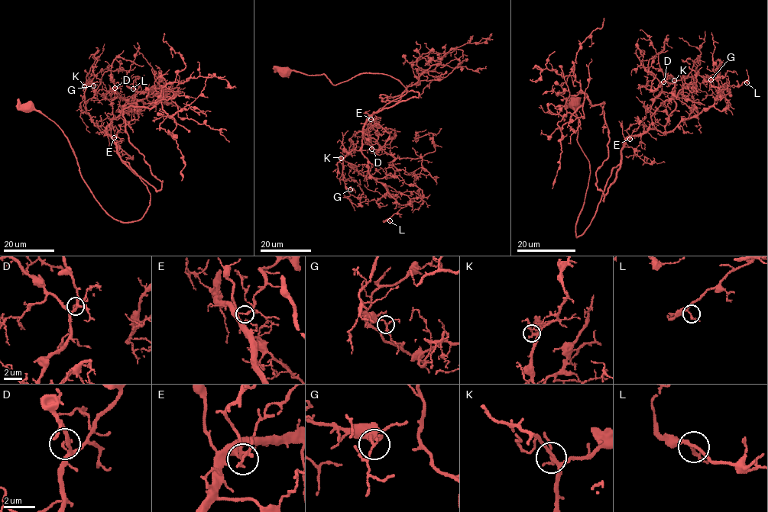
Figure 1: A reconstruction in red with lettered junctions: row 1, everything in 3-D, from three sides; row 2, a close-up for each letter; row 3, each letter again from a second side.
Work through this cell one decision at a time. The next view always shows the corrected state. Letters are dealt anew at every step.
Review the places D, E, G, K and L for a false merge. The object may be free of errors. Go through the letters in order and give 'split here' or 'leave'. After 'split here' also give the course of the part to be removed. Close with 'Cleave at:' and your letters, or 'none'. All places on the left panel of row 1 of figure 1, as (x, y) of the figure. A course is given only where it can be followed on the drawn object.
D: leave
E: leave
G: leave
K: leave
L: leave
Cleave at: none

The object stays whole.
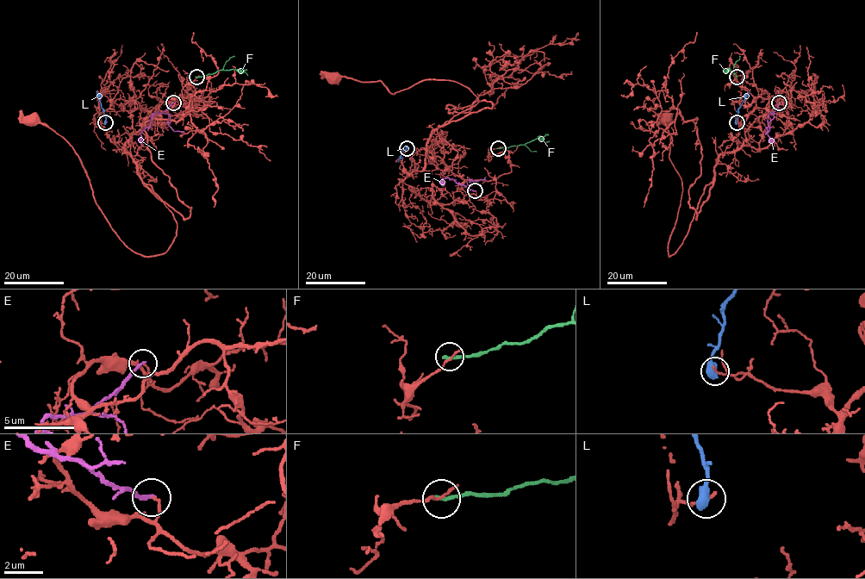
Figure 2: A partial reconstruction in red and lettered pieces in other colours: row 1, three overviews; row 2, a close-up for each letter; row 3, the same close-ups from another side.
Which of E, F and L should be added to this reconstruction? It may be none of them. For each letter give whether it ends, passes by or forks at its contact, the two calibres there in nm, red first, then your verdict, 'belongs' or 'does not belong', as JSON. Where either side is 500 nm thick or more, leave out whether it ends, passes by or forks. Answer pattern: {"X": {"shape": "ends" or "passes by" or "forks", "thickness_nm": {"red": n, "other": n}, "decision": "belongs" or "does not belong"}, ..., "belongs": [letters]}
{"E": {"shape": "ends", "thickness_nm": {"red": 130, "other": 220}, "decision": "does not belong"}, "F": {"shape": "ends", "thickness_nm": {"red": 170, "other": 200}, "decision": "does not belong"}, "L": {"thickness_nm": {"red": 160, "other": 600}, "decision": "does not belong"}, "belongs": []}

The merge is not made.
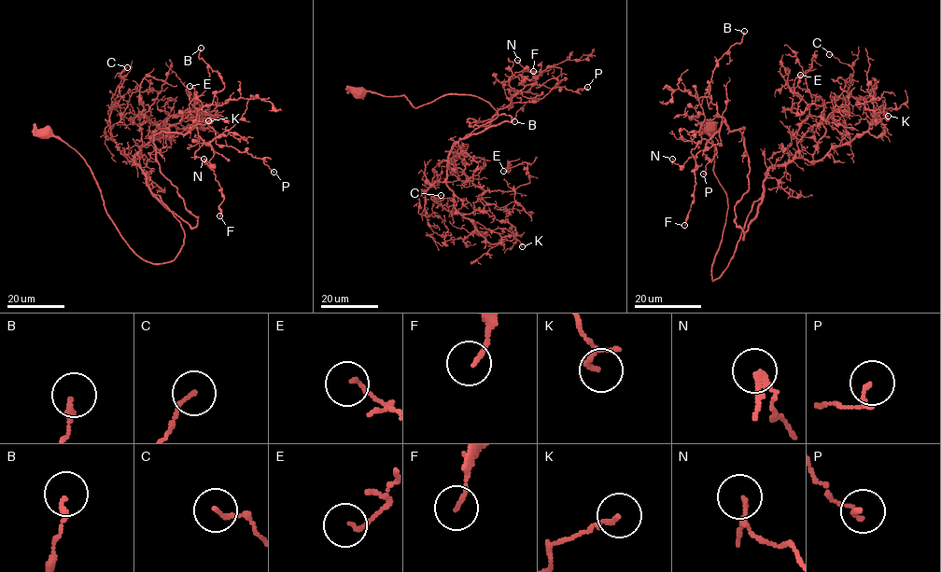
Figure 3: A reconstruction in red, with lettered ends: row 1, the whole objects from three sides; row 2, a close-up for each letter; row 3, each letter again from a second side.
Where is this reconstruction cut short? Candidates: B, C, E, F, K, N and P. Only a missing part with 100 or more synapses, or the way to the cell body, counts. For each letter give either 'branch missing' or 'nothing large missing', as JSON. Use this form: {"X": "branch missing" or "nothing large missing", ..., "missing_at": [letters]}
{"B": "nothing large missing", "C": "nothing large missing", "E": "nothing large missing", "F": "nothing large missing", "K": "nothing large missing", "N": "nothing large missing", "P": "nothing large missing", "missing_at": []}

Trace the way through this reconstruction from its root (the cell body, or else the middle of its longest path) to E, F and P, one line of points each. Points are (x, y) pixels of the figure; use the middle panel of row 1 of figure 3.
E: (358, 90), (416, 108), (483, 99), (498, 115), (448, 164), (485, 190), (529, 182), (525, 162), (503, 171)
F: (358, 90), (416, 108), (479, 96), (498, 115), (469, 137), (511, 121), (467, 120), (506, 107), (533, 71)
P: (358, 90), (416, 108), (479, 96), (498, 115), (469, 137), (512, 118), (469, 118), (587, 87)

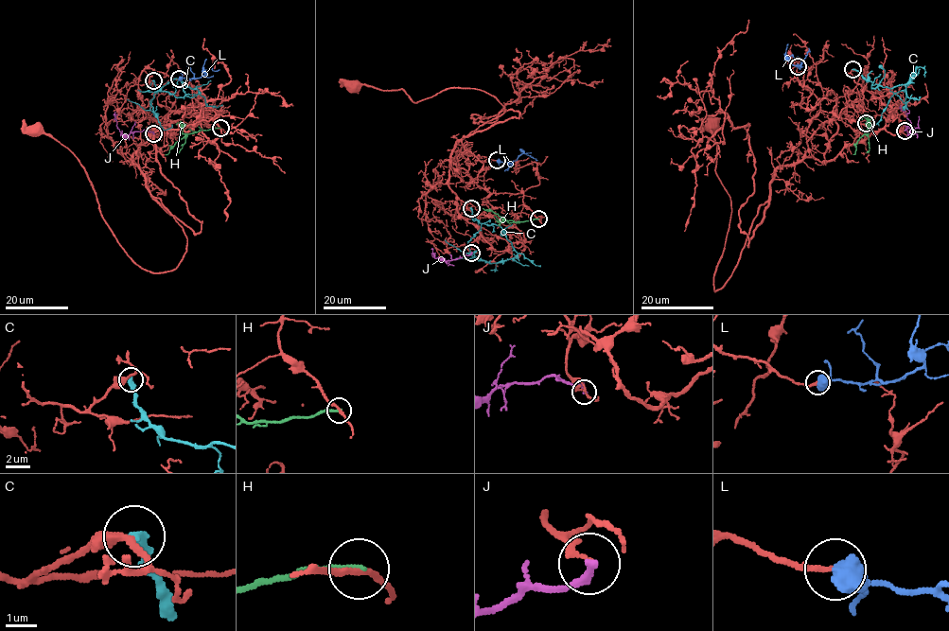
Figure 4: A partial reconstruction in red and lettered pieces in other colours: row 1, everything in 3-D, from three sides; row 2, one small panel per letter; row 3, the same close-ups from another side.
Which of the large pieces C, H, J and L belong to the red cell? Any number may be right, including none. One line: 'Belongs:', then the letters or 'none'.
Belongs: L

